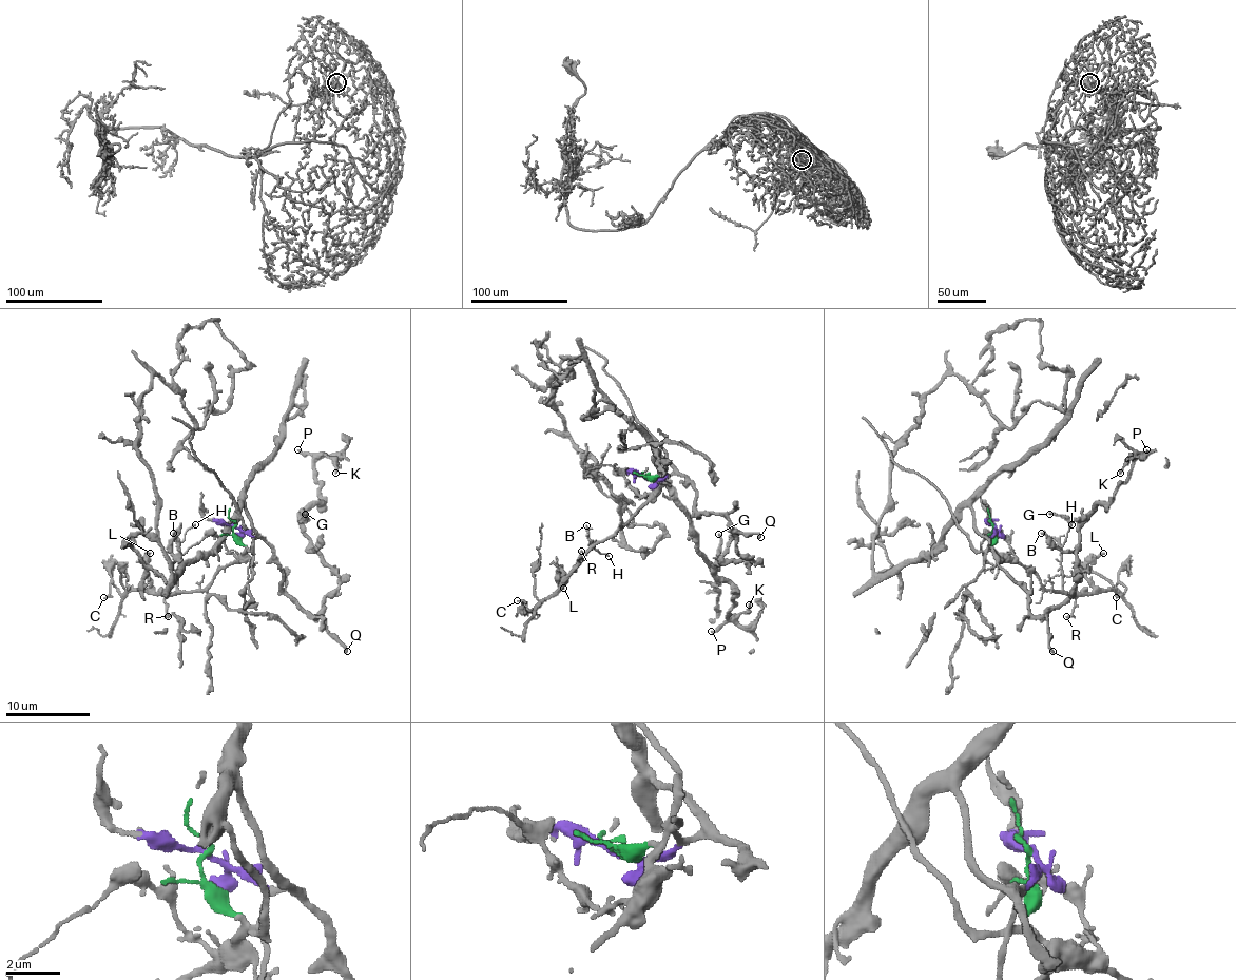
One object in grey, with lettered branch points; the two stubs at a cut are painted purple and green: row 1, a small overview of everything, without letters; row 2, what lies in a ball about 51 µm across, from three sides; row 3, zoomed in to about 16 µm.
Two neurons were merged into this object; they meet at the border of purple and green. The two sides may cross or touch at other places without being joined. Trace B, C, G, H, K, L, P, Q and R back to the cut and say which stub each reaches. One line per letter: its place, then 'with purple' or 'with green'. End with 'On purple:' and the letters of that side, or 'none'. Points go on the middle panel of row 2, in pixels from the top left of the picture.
B: place (586, 525); with green
C: place (517, 600); with green
G: place (718, 534); with purple
H: place (609, 556); with green
K: place (749, 604); with purple
L: place (563, 588); with green
P: place (711, 631); with purple
Q: place (760, 537); with purple
R: place (581, 551); with green
On purple: G, K, P, Q

